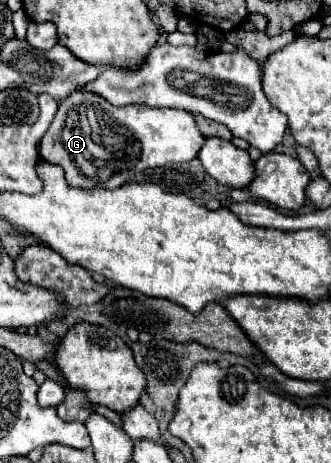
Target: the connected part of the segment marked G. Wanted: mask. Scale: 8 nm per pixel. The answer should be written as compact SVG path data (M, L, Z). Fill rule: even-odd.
M76 88L58 106L58 112L40 140L40 156L46 162L60 164L66 172L66 180L72 186L82 188L118 188L126 184L134 172L146 168L164 166L170 162L188 162L196 158L204 138L196 128L190 112L174 108L152 108L152 106L110 106L102 96Z

